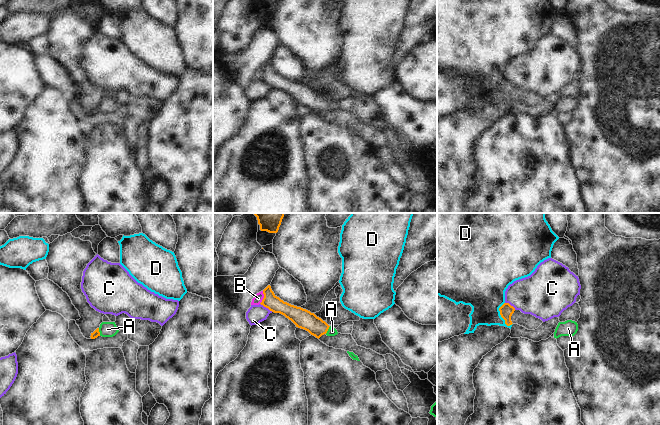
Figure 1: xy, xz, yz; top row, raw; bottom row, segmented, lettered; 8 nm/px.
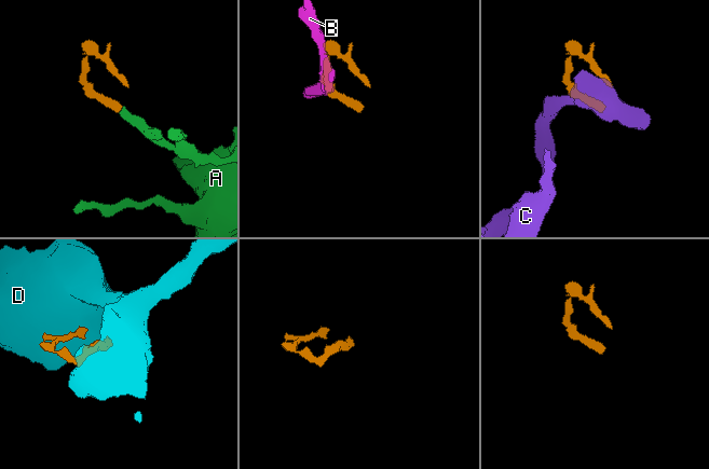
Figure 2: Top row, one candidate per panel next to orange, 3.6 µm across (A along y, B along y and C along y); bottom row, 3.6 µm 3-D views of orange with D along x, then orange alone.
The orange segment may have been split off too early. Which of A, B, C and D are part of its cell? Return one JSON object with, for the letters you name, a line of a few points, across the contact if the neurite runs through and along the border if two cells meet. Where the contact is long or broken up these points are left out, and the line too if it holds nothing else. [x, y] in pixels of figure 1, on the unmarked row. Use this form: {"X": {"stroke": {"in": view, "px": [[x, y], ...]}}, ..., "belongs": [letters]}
{"A": {"stroke": {"in": "xy", "px": [[96, 109], [99, 108], [107, 105]]}}, "belongs": ["A"]}

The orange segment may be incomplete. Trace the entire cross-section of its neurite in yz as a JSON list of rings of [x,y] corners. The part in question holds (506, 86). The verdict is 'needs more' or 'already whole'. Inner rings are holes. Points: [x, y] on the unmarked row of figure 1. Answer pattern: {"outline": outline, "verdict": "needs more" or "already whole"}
{"outline": [[[504,79],[500,84],[500,91],[501,93],[505,96],[505,100],[507,102],[512,101],[512,97],[511,97],[511,92],[515,87],[515,84],[513,82],[511,82],[509,79]]], "verdict": "already whole"}

